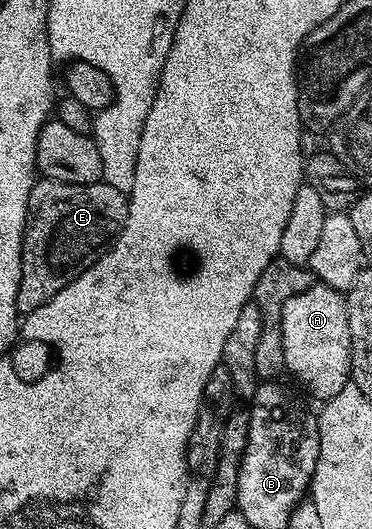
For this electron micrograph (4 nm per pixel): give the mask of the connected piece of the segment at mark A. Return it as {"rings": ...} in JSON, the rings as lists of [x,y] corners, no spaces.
{"rings":[[[321,282],[313,283],[306,292],[299,293],[286,300],[283,305],[282,320],[283,360],[287,373],[291,373],[297,382],[316,400],[333,401],[337,394],[351,381],[350,364],[350,326],[348,305],[345,295]]]}

